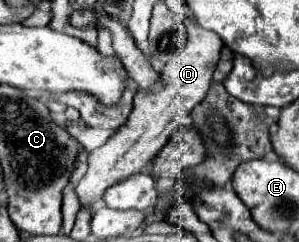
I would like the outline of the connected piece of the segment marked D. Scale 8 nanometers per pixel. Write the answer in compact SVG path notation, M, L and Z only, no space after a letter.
M185 18L183 26L187 28L187 44L185 44L183 52L175 54L161 68L161 78L165 82L165 88L157 94L137 92L133 98L133 110L131 110L127 122L101 148L89 152L87 172L75 188L83 208L93 210L101 202L107 188L141 172L143 166L153 160L153 156L149 156L149 154L158 154L165 146L167 138L177 128L193 126L191 110L205 98L205 94L211 86L211 76L219 62L223 40L219 36L215 36L215 32L201 28L193 18Z

